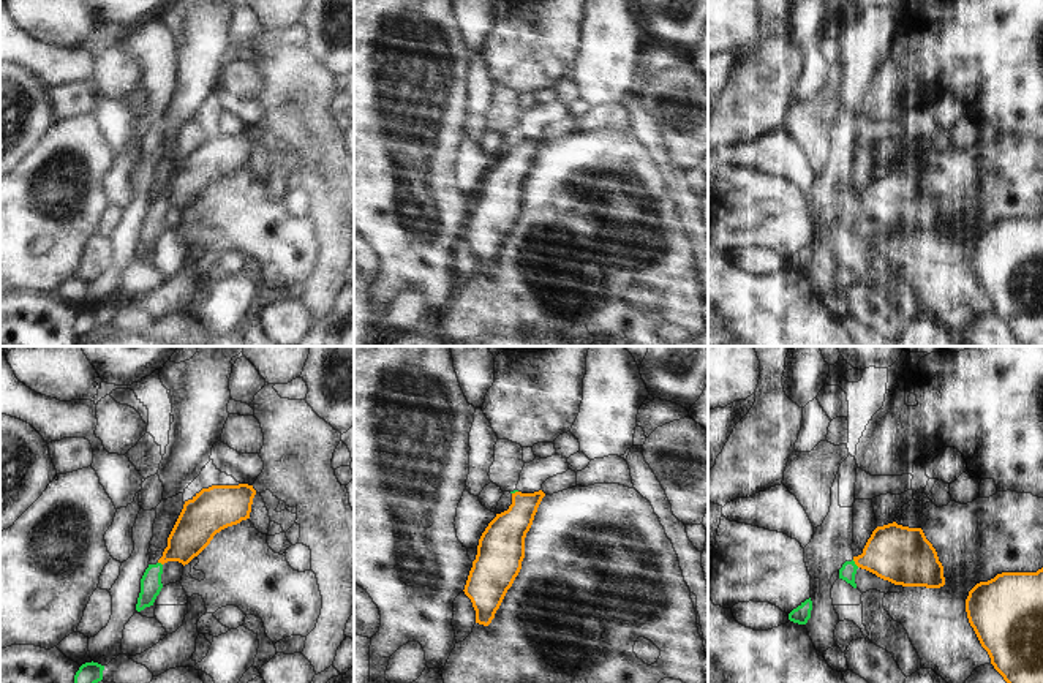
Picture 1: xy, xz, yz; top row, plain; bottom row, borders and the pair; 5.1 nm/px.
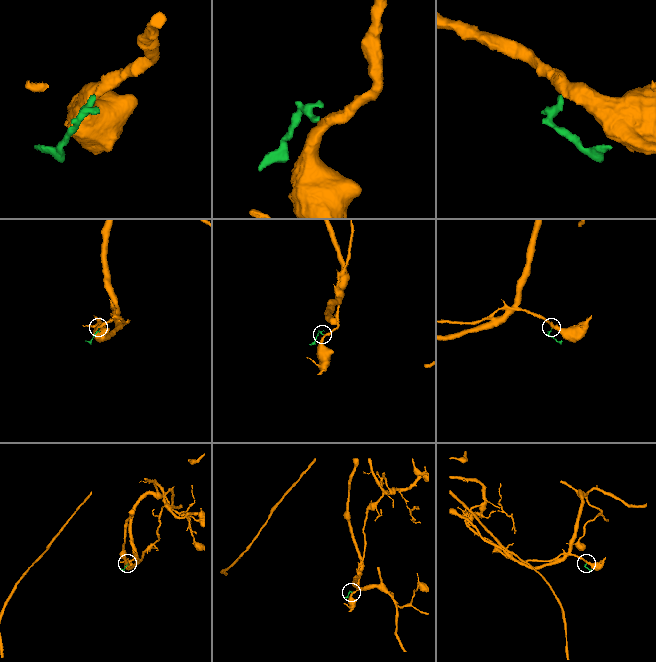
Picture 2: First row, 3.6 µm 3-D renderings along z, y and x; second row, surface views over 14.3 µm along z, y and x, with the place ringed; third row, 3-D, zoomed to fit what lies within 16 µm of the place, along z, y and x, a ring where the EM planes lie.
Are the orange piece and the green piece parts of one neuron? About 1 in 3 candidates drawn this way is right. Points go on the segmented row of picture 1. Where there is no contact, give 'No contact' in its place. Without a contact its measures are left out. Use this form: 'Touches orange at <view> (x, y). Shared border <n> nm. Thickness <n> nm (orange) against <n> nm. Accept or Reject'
Touches orange at yz (855, 563). Shared border 50 nm. Thickness 300 nm (orange) against 80 nm. Reject.

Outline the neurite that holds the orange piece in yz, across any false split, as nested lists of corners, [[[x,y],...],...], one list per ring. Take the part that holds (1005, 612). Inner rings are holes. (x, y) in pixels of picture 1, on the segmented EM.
[[[1043,568],[977,583],[966,612],[1007,683],[1043,683]]]

